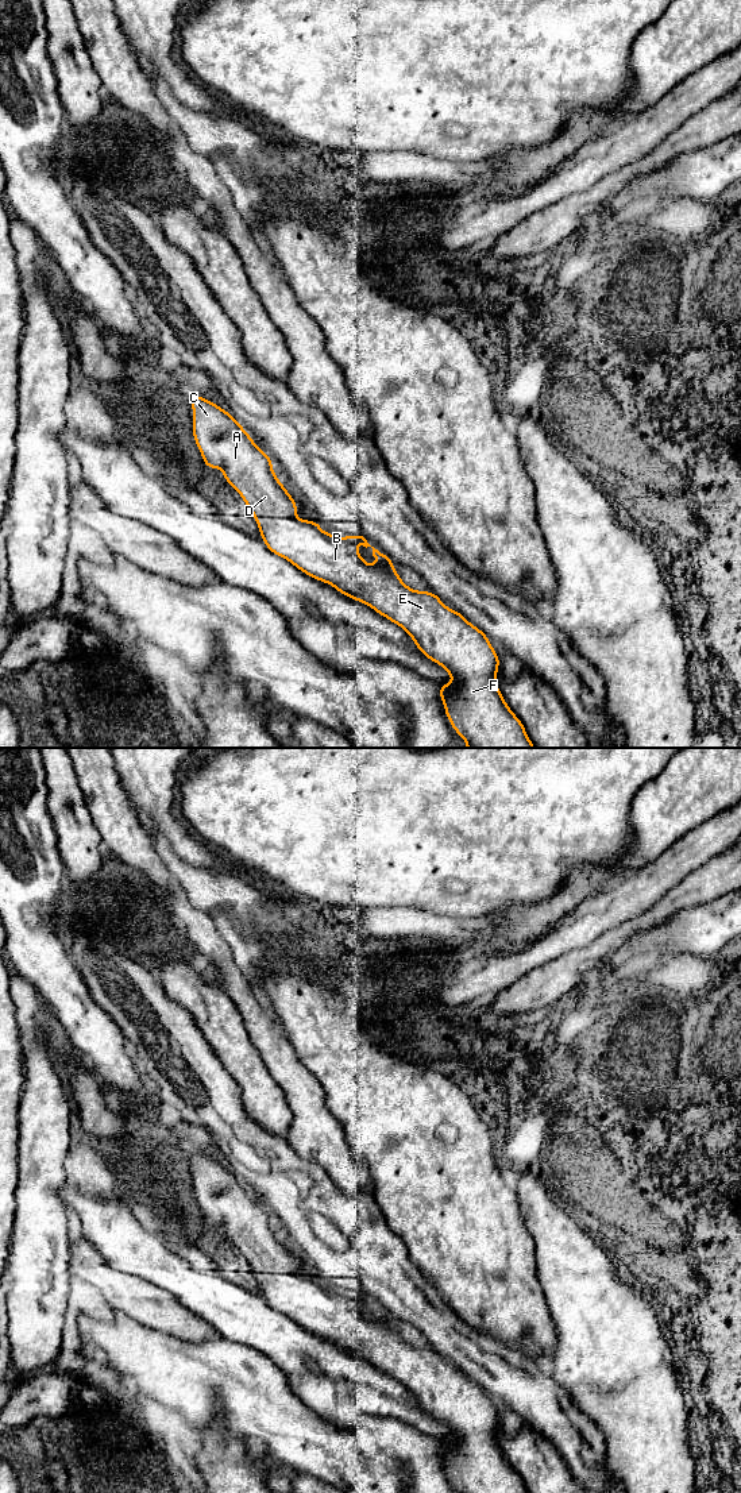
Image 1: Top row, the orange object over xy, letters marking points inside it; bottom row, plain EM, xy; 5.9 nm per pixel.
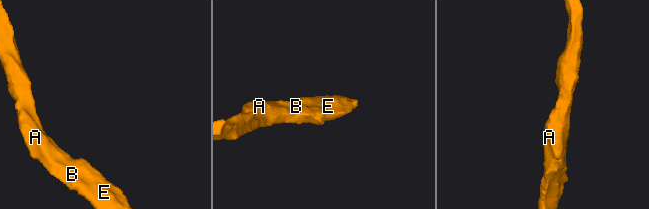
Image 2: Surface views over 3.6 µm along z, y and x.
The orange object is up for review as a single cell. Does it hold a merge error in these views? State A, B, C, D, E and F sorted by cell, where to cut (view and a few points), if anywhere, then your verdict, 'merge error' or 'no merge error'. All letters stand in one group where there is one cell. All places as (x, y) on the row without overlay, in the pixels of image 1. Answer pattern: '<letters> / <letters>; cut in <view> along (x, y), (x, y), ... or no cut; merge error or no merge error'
A B C D E F; no cut; no merge error

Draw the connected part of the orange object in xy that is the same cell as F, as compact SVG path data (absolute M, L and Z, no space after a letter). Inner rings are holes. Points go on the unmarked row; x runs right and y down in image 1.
M193 1151L190 1164L194 1166L193 1193L202 1211L204 1220L209 1224L220 1224L224 1235L240 1250L250 1264L266 1303L275 1311L289 1316L306 1331L320 1338L329 1339L337 1347L374 1365L381 1372L400 1381L414 1397L420 1408L452 1432L449 1440L440 1442L440 1455L444 1458L445 1471L451 1482L462 1493L528 1493L522 1478L506 1461L498 1442L497 1427L499 1412L491 1403L489 1393L470 1380L459 1367L447 1363L435 1349L417 1347L408 1343L393 1323L393 1316L371 1303L363 1292L343 1292L336 1295L333 1289L325 1289L319 1278L297 1274L297 1259L274 1230L270 1212L263 1208L243 1185L243 1183L224 1165L200 1151ZM355 1300L373 1304L373 1312L378 1320L367 1320Z

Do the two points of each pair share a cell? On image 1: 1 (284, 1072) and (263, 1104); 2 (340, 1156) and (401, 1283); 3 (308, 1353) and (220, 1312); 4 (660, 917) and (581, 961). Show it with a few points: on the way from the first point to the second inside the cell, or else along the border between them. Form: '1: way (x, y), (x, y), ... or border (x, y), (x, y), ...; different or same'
1: border (259, 1054), (290, 1110); different
2: border (319, 1165), (342, 1191); different
3: way (286, 1345), (276, 1335), (242, 1316); same
4: way (640, 924), (601, 948); same

